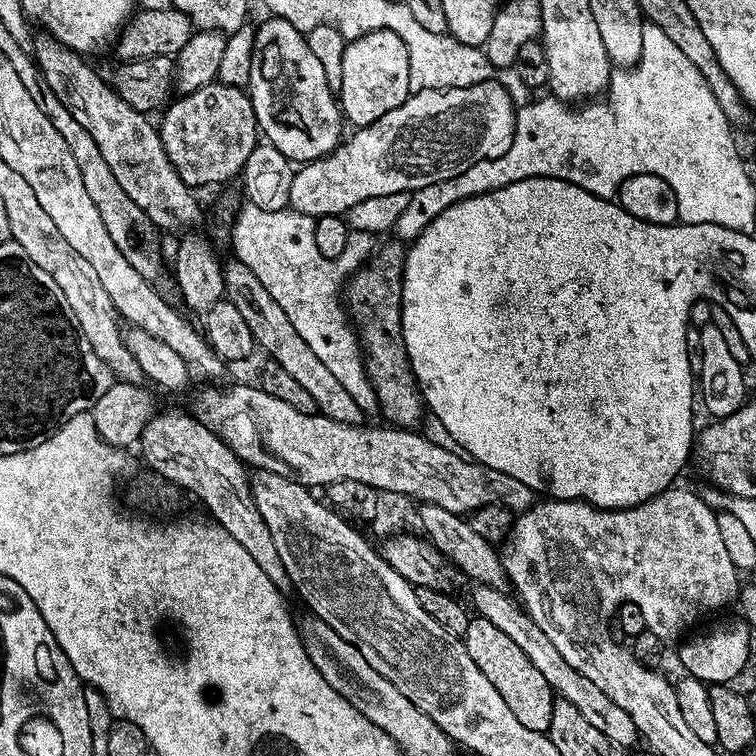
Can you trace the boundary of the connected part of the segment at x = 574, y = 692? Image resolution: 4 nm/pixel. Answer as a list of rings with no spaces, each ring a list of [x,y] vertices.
[[[479,585],[472,589],[474,590],[471,607],[474,609],[475,615],[494,622],[494,626],[498,626],[498,630],[502,630],[502,634],[507,634],[518,645],[518,650],[522,650],[522,654],[526,654],[526,658],[530,658],[534,670],[538,670],[538,674],[542,674],[542,678],[546,678],[546,682],[553,688],[559,699],[570,702],[570,706],[578,709],[586,717],[586,722],[590,722],[590,726],[594,726],[594,730],[606,734],[608,741],[615,744],[617,749],[624,750],[624,748],[635,746],[636,740],[638,741],[638,733],[630,715],[626,714],[626,711],[622,710],[609,695],[602,694],[601,690],[598,690],[593,682],[590,682],[590,679],[578,670],[574,670],[574,666],[570,666],[570,662],[566,662],[562,658],[562,653],[554,647],[554,642],[550,642],[550,638],[546,638],[546,634],[542,634],[542,630],[538,630],[538,626],[529,618],[528,613],[508,592],[499,592],[492,589],[490,585]]]

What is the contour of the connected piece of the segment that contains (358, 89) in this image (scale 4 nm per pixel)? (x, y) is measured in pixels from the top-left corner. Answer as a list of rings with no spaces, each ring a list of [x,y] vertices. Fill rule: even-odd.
[[[374,30],[345,43],[338,103],[345,121],[353,129],[370,126],[370,122],[378,122],[382,114],[398,110],[409,95],[410,58],[406,54],[406,42],[402,42],[398,34],[390,30]]]

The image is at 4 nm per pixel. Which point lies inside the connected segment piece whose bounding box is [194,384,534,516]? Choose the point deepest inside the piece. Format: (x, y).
(262, 430)

